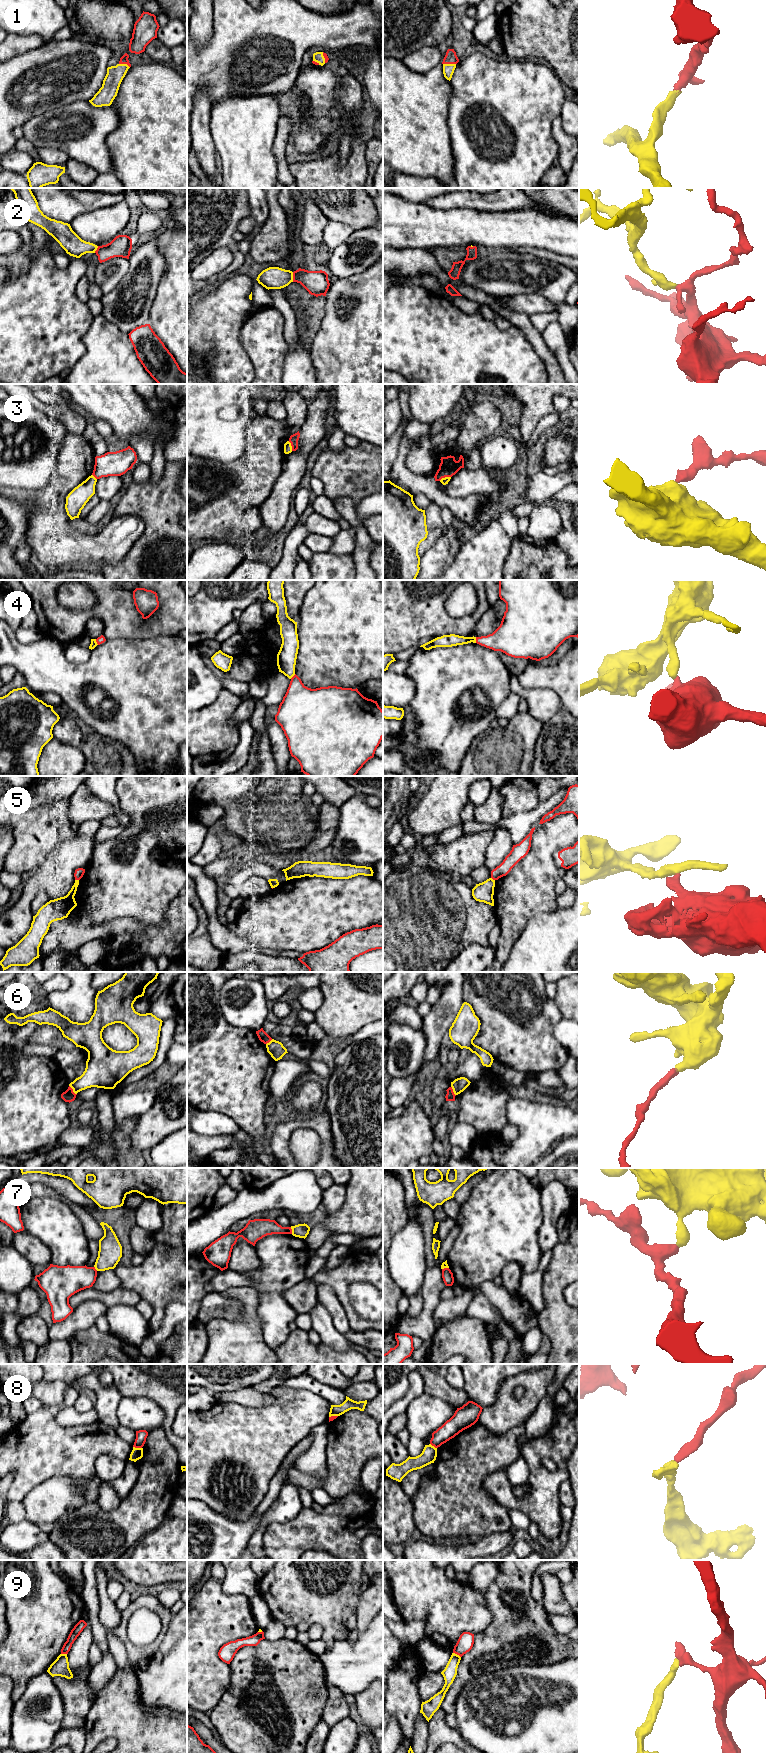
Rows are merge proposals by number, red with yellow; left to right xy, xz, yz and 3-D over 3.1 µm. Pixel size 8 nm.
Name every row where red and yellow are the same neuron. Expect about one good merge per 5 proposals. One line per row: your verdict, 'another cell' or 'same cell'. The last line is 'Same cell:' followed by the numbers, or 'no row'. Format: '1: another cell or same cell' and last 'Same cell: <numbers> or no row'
1: same cell
2: same cell
3: another cell
4: another cell
5: another cell
6: another cell
7: another cell
8: another cell
9: another cell
Same cell: 1, 2

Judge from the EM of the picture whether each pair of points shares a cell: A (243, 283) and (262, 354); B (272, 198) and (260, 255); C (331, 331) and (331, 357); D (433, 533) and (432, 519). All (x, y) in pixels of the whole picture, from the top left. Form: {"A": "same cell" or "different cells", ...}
{"A": "different cells", "B": "same cell", "C": "same cell", "D": "same cell"}

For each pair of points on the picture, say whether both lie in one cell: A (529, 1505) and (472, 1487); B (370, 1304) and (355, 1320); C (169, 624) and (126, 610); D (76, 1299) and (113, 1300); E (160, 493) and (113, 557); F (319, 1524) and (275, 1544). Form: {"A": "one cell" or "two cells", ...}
{"A": "two cells", "B": "two cells", "C": "one cell", "D": "one cell", "E": "two cells", "F": "one cell"}

